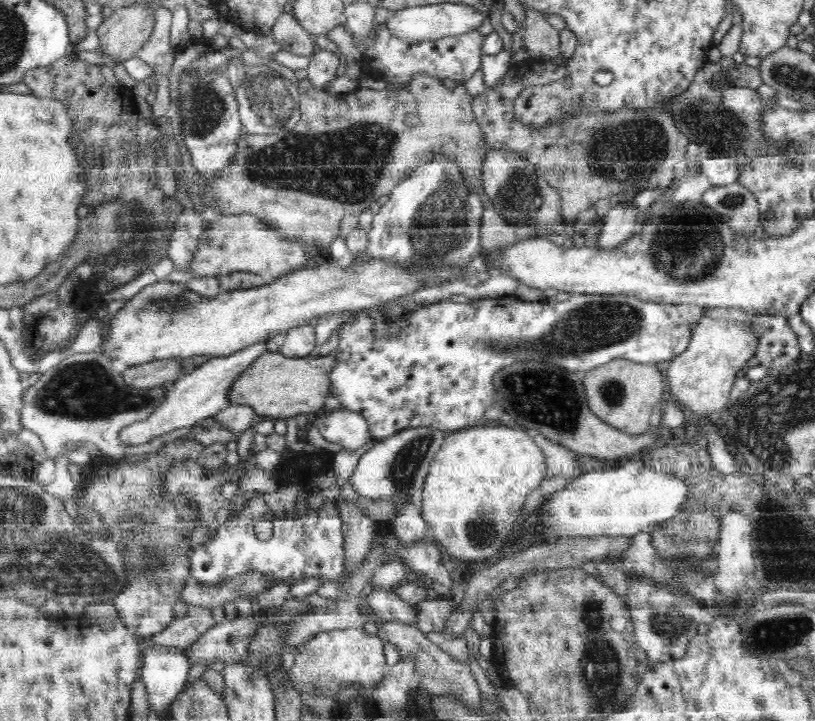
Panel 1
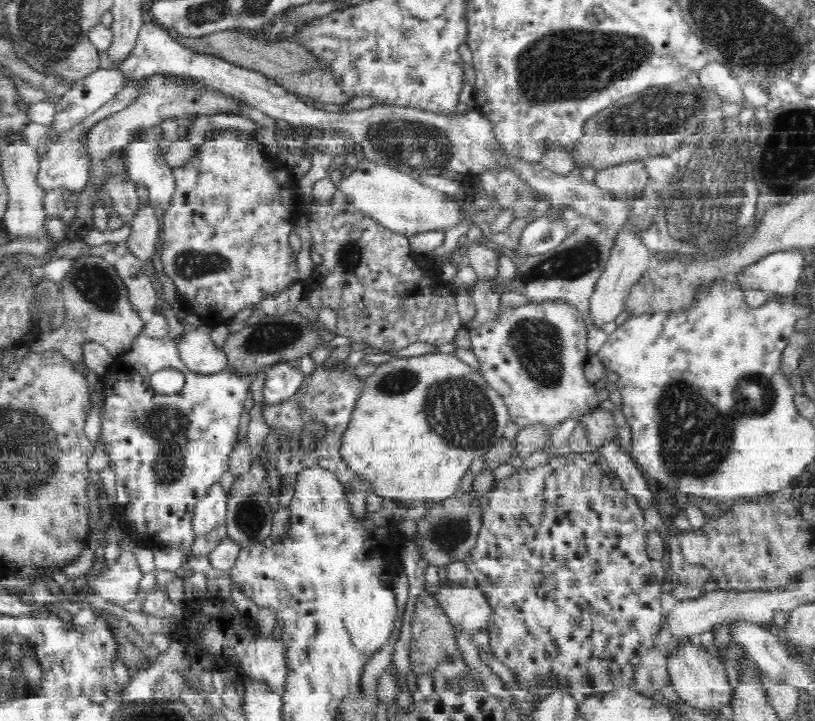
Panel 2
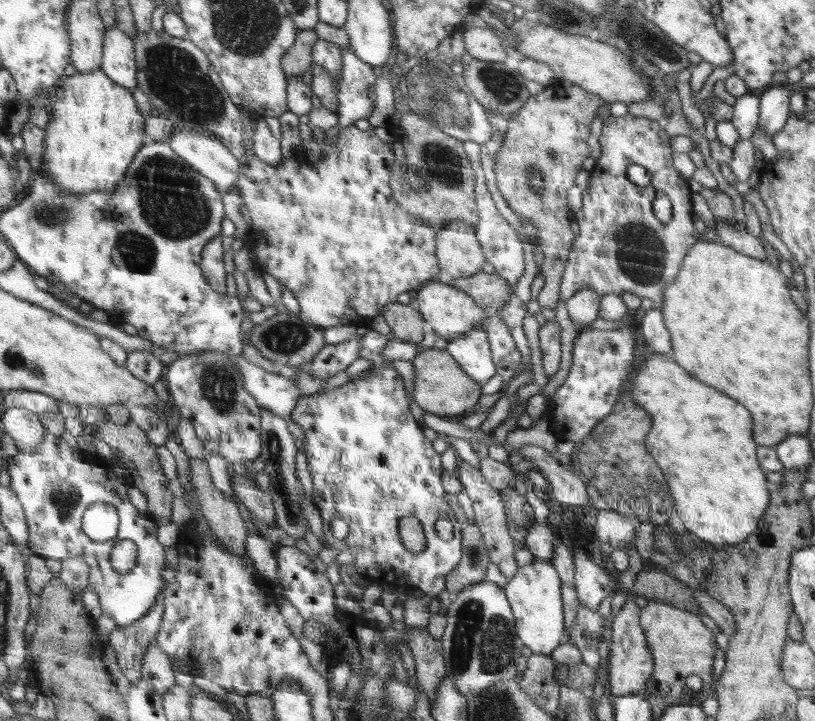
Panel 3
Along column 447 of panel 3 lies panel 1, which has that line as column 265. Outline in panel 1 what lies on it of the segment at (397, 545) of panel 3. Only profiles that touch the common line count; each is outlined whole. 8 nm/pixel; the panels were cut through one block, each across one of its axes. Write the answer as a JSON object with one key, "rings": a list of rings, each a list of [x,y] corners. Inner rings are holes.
{"rings":[[[258,492],[240,512],[234,512],[231,519],[219,526],[213,539],[194,548],[191,556],[191,577],[205,586],[222,584],[238,575],[252,572],[261,574],[261,576],[270,576],[270,580],[274,580],[274,582],[278,580],[278,582],[288,582],[288,584],[296,584],[310,576],[318,576],[325,581],[340,580],[346,572],[344,538],[341,514],[334,508],[334,504],[328,502],[316,510],[310,510],[308,498],[304,496],[304,498],[296,500],[296,508],[288,518],[270,518],[270,508],[266,506],[264,496]],[[263,519],[270,520],[273,524],[272,537],[264,541],[256,537],[254,529],[254,523]]]}

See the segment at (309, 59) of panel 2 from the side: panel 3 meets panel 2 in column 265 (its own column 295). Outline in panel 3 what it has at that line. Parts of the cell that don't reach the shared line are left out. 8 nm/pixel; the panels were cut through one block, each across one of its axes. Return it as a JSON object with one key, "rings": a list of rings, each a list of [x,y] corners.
{"rings":[[[314,30],[299,31],[298,38],[282,56],[281,66],[287,78],[290,76],[304,76],[312,65],[313,46],[318,39],[319,36]]]}

